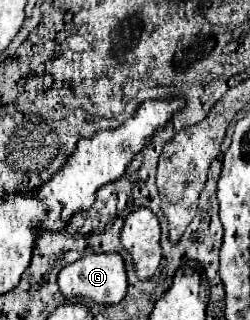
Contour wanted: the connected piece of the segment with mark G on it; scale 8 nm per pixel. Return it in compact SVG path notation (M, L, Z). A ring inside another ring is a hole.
M101 252L79 258L73 264L67 264L59 272L59 288L69 298L89 298L99 304L119 304L127 292L127 270L125 260L119 252Z

